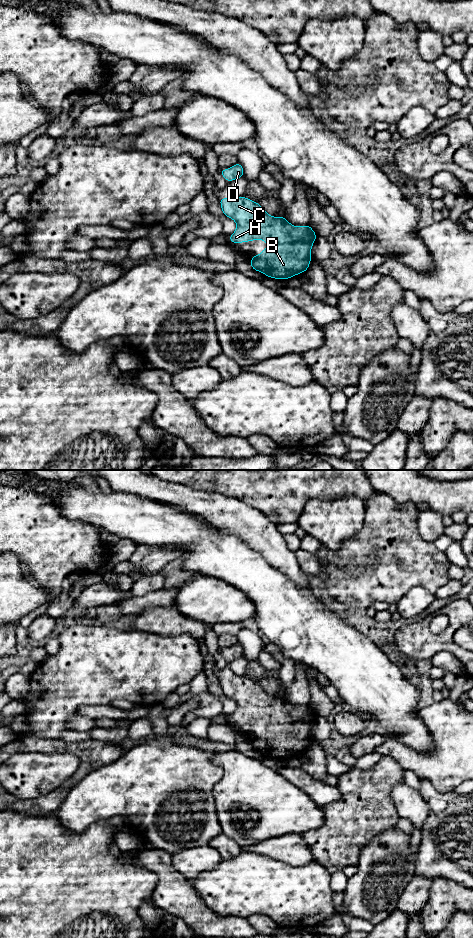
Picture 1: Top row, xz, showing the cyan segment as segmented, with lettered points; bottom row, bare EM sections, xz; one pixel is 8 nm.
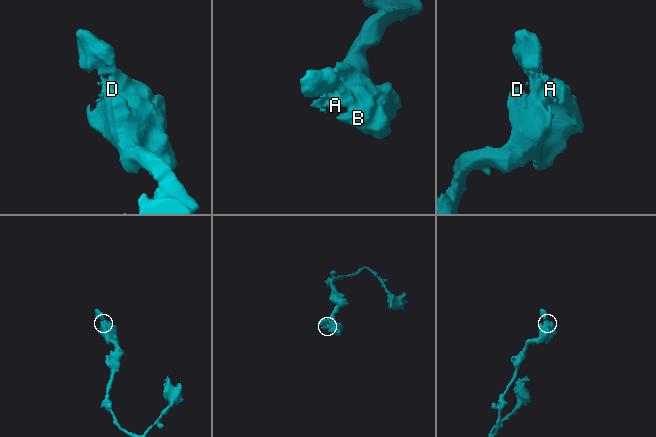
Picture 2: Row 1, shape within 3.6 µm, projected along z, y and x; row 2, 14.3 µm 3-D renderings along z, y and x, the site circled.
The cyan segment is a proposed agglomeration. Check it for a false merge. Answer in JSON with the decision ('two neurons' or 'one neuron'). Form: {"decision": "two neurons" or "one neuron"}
{"decision": "one neuron"}

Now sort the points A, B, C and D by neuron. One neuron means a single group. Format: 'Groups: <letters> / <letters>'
Groups: A B C D

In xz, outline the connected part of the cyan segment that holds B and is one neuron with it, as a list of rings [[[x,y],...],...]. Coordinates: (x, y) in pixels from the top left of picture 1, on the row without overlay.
[[[247,677],[219,678],[223,695],[236,702],[236,710],[229,717],[232,723],[263,720],[268,726],[258,735],[252,736],[249,742],[252,749],[269,758],[286,759],[308,750],[311,743],[311,729],[317,714],[310,705],[293,706],[283,696],[270,696],[260,683]]]

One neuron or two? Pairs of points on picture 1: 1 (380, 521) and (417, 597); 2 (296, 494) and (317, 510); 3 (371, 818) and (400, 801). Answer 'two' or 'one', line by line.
1: two
2: two
3: two

